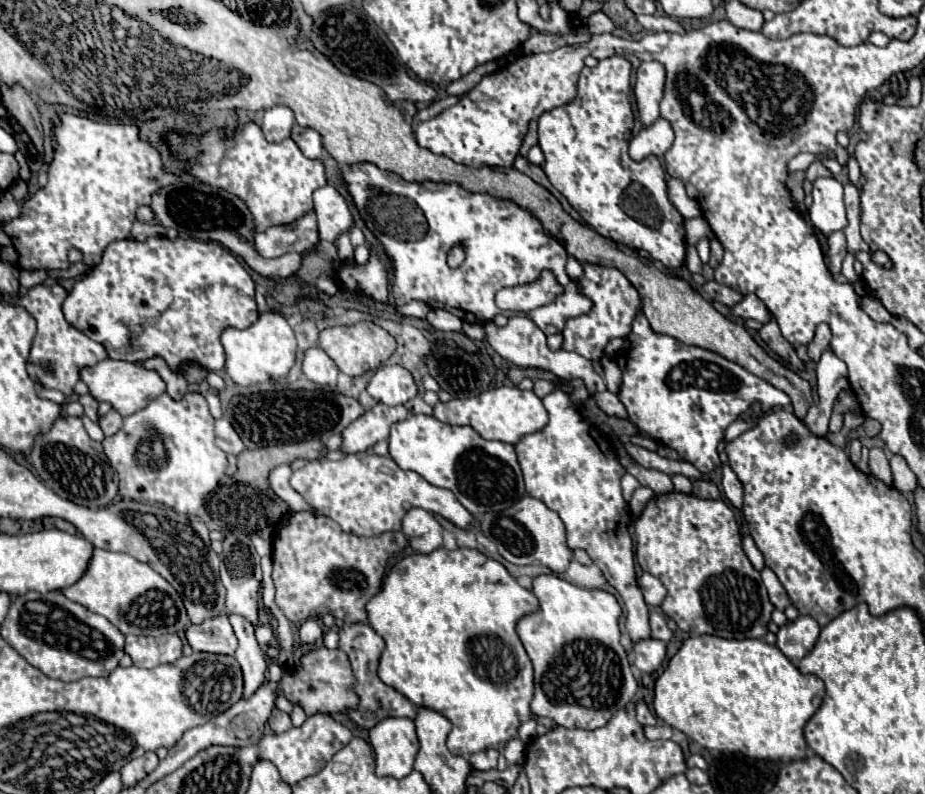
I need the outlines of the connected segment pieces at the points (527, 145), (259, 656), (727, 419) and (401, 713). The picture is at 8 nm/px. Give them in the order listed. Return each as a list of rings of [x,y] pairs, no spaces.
[[[533,120],[529,123],[527,134],[524,137],[523,144],[519,150],[520,155],[527,157],[530,148],[538,143],[538,123]]]
[[[229,613],[229,619],[231,619],[231,627],[235,631],[235,637],[239,641],[239,647],[235,651],[235,659],[241,665],[243,679],[245,679],[245,693],[243,695],[249,697],[265,681],[267,659],[263,655],[263,649],[257,645],[255,625],[247,623],[247,619],[243,619],[241,615]]]
[[[639,313],[635,317],[633,331],[625,339],[615,361],[623,373],[617,395],[629,413],[629,421],[633,425],[637,425],[649,437],[675,449],[681,459],[693,463],[703,473],[709,473],[717,465],[721,465],[719,455],[717,455],[717,445],[721,443],[725,429],[735,419],[739,419],[739,415],[745,413],[753,403],[759,401],[761,405],[765,405],[769,409],[775,405],[785,407],[791,403],[783,391],[775,389],[765,379],[745,371],[741,365],[727,361],[725,357],[721,357],[713,351],[707,351],[701,347],[689,347],[689,345],[683,345],[681,341],[677,341],[675,337],[655,333],[643,313]]]
[[[351,623],[351,625],[343,625],[339,629],[339,647],[349,655],[351,659],[351,667],[353,667],[353,673],[357,677],[357,695],[361,699],[359,703],[359,709],[349,713],[349,717],[363,729],[371,729],[375,723],[379,723],[381,719],[385,717],[409,717],[413,719],[415,717],[415,705],[405,697],[401,695],[399,691],[395,691],[393,687],[385,685],[379,677],[377,677],[377,665],[379,665],[379,657],[381,657],[381,651],[385,649],[385,643],[383,639],[367,625],[367,623]]]

